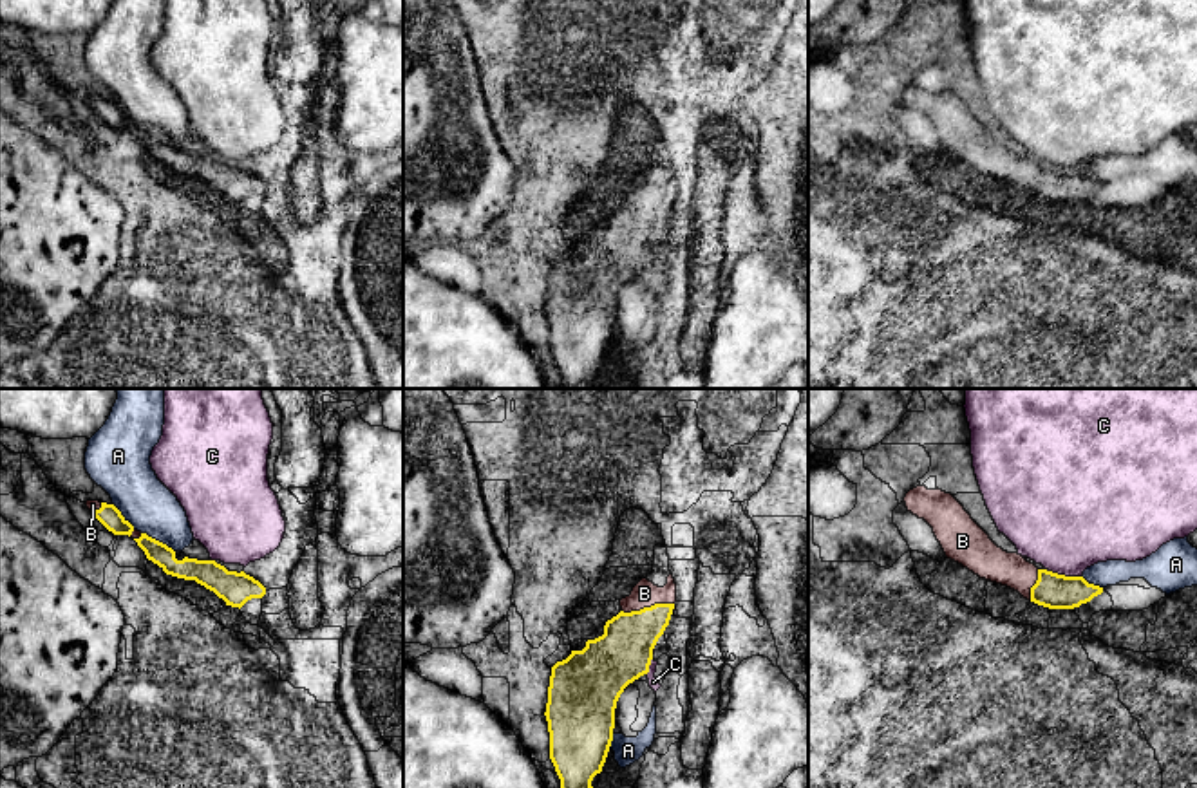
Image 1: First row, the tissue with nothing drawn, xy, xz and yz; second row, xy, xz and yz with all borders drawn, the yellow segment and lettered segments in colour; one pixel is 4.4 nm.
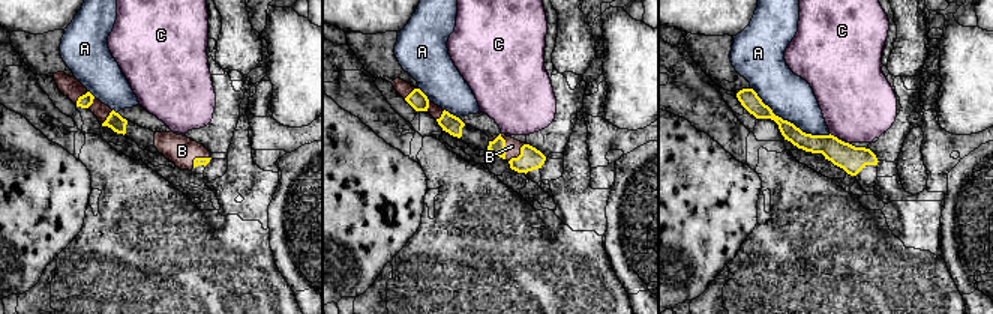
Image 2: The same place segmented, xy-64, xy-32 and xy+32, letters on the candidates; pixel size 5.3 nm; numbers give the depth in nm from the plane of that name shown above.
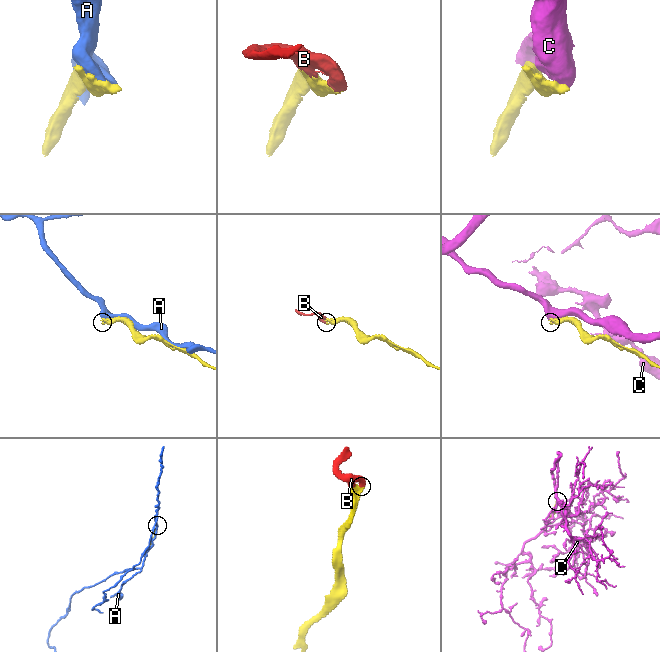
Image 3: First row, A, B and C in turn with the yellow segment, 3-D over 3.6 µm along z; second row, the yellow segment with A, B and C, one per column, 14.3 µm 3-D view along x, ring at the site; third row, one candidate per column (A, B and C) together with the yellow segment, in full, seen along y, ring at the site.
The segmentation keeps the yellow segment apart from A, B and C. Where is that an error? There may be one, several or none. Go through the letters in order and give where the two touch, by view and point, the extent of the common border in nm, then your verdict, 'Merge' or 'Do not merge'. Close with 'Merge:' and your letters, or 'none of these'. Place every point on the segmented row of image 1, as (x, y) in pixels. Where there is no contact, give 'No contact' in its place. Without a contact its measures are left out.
A: Touches yellow at xy (158, 541). Shared border 180 nm. Do not merge
B: Touches yellow at xz (648, 608). Shared border 240 nm. Merge
C: Touches yellow at yz (1064, 575). Shared border 150 nm. Do not merge
Merge: B

